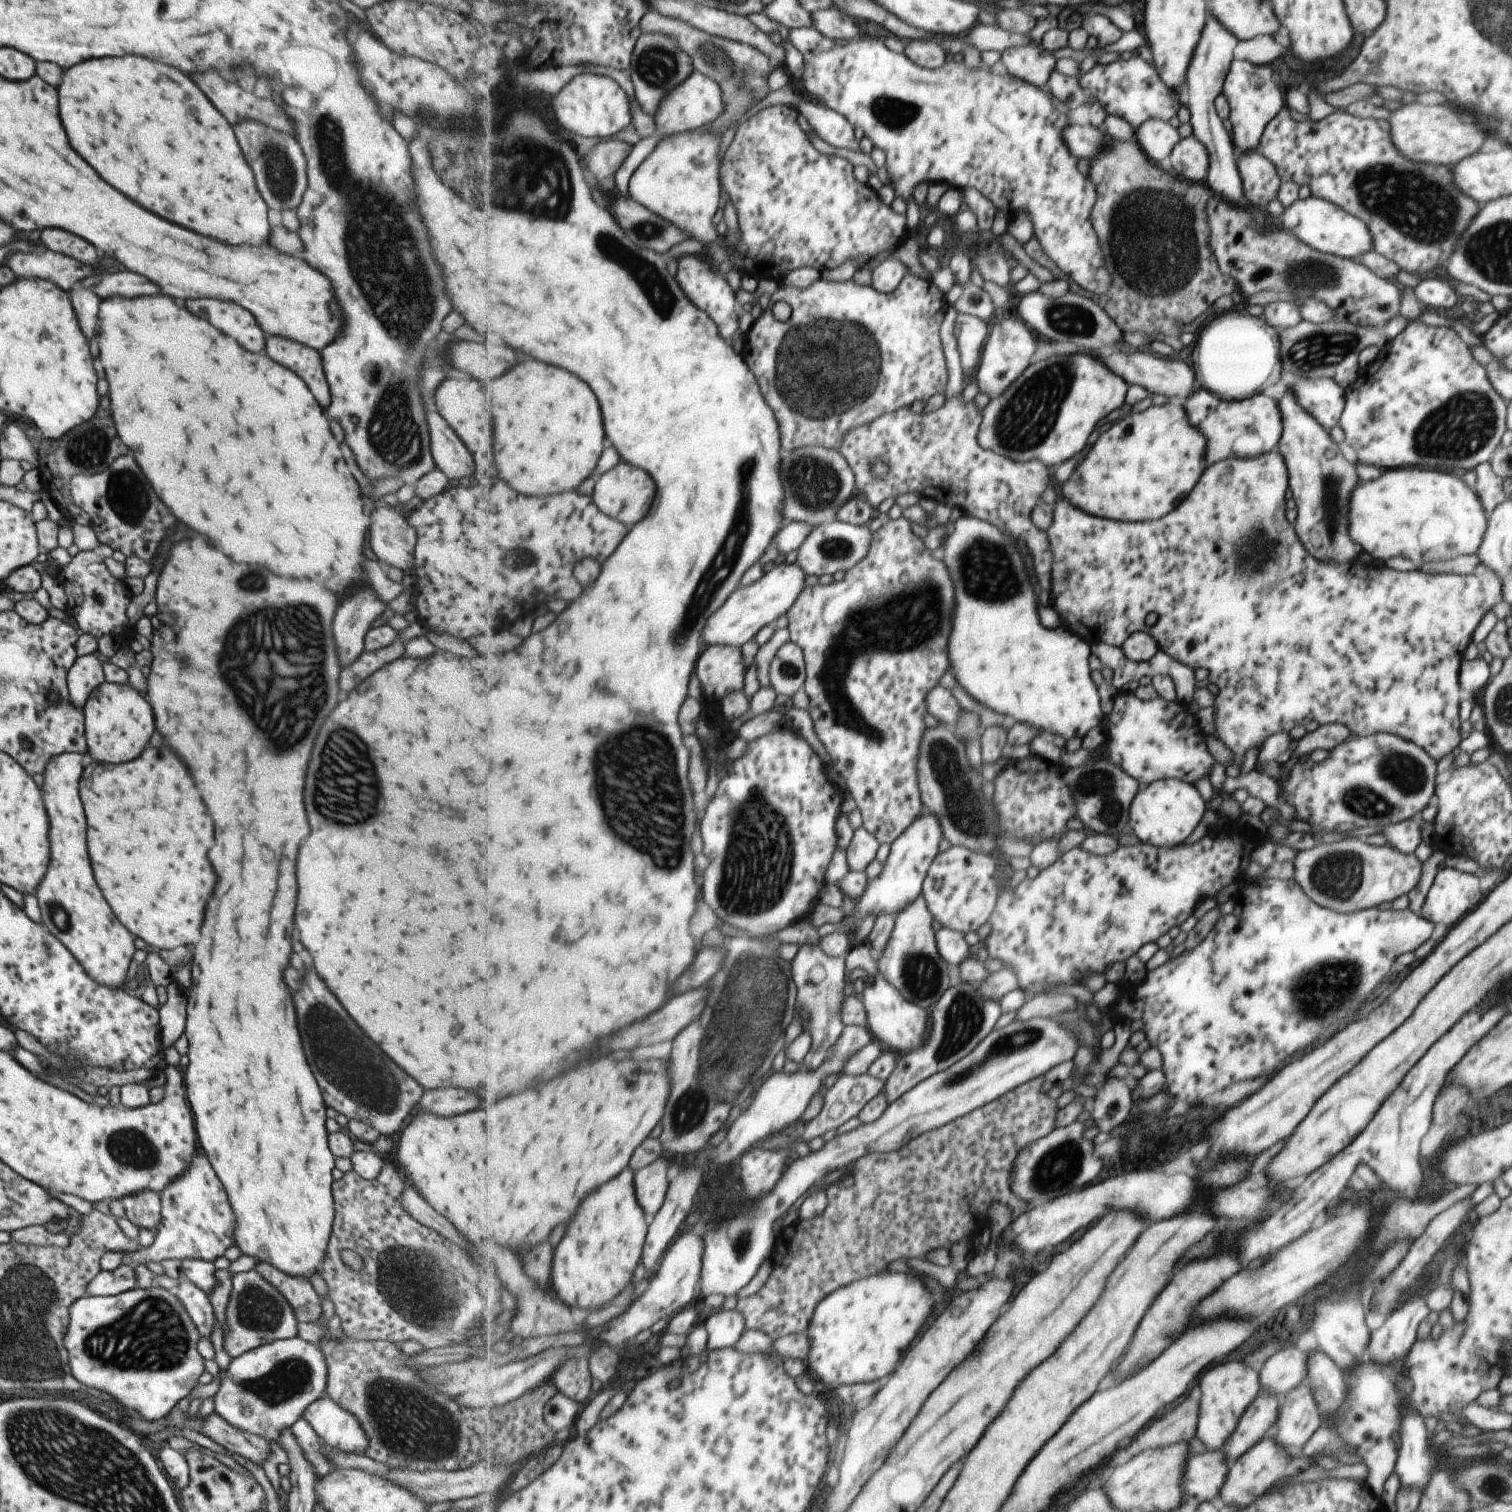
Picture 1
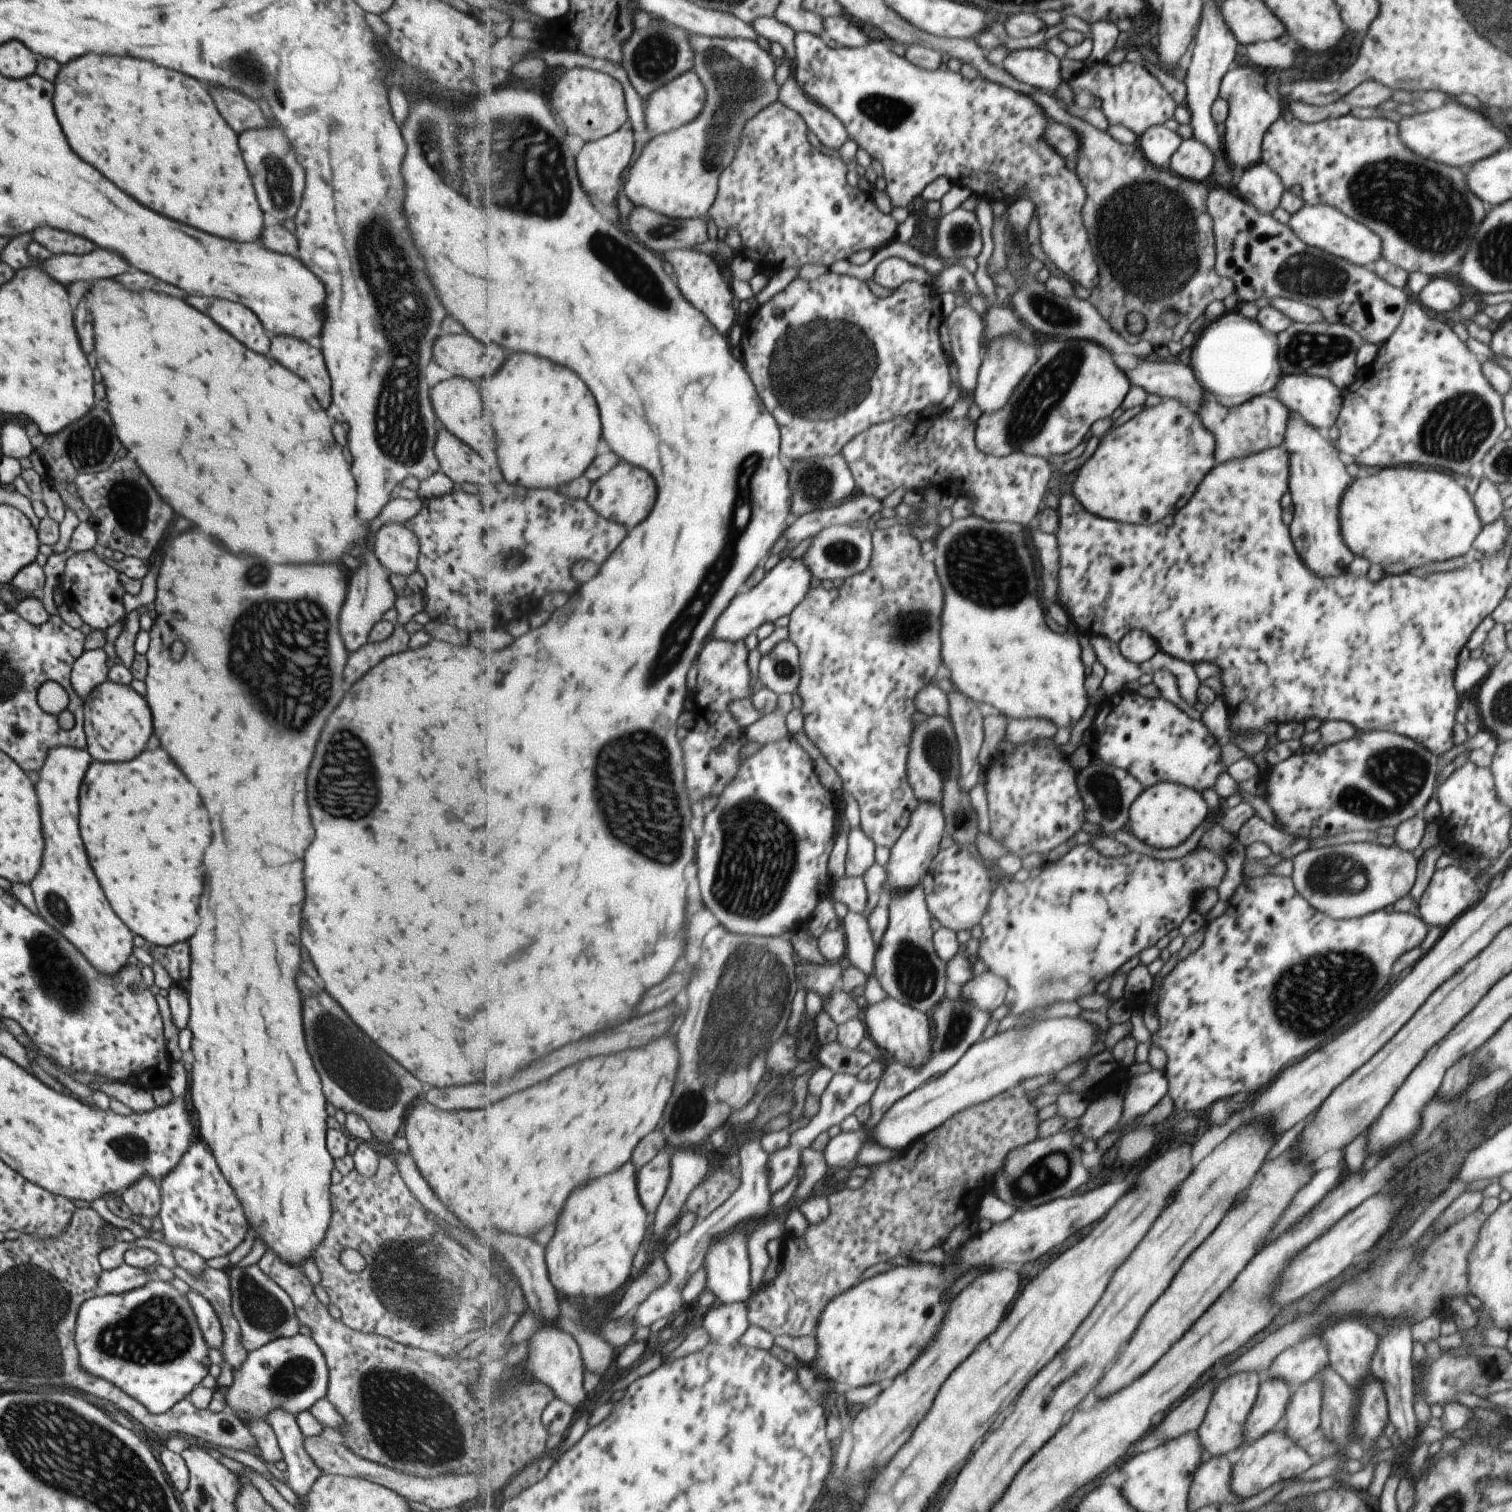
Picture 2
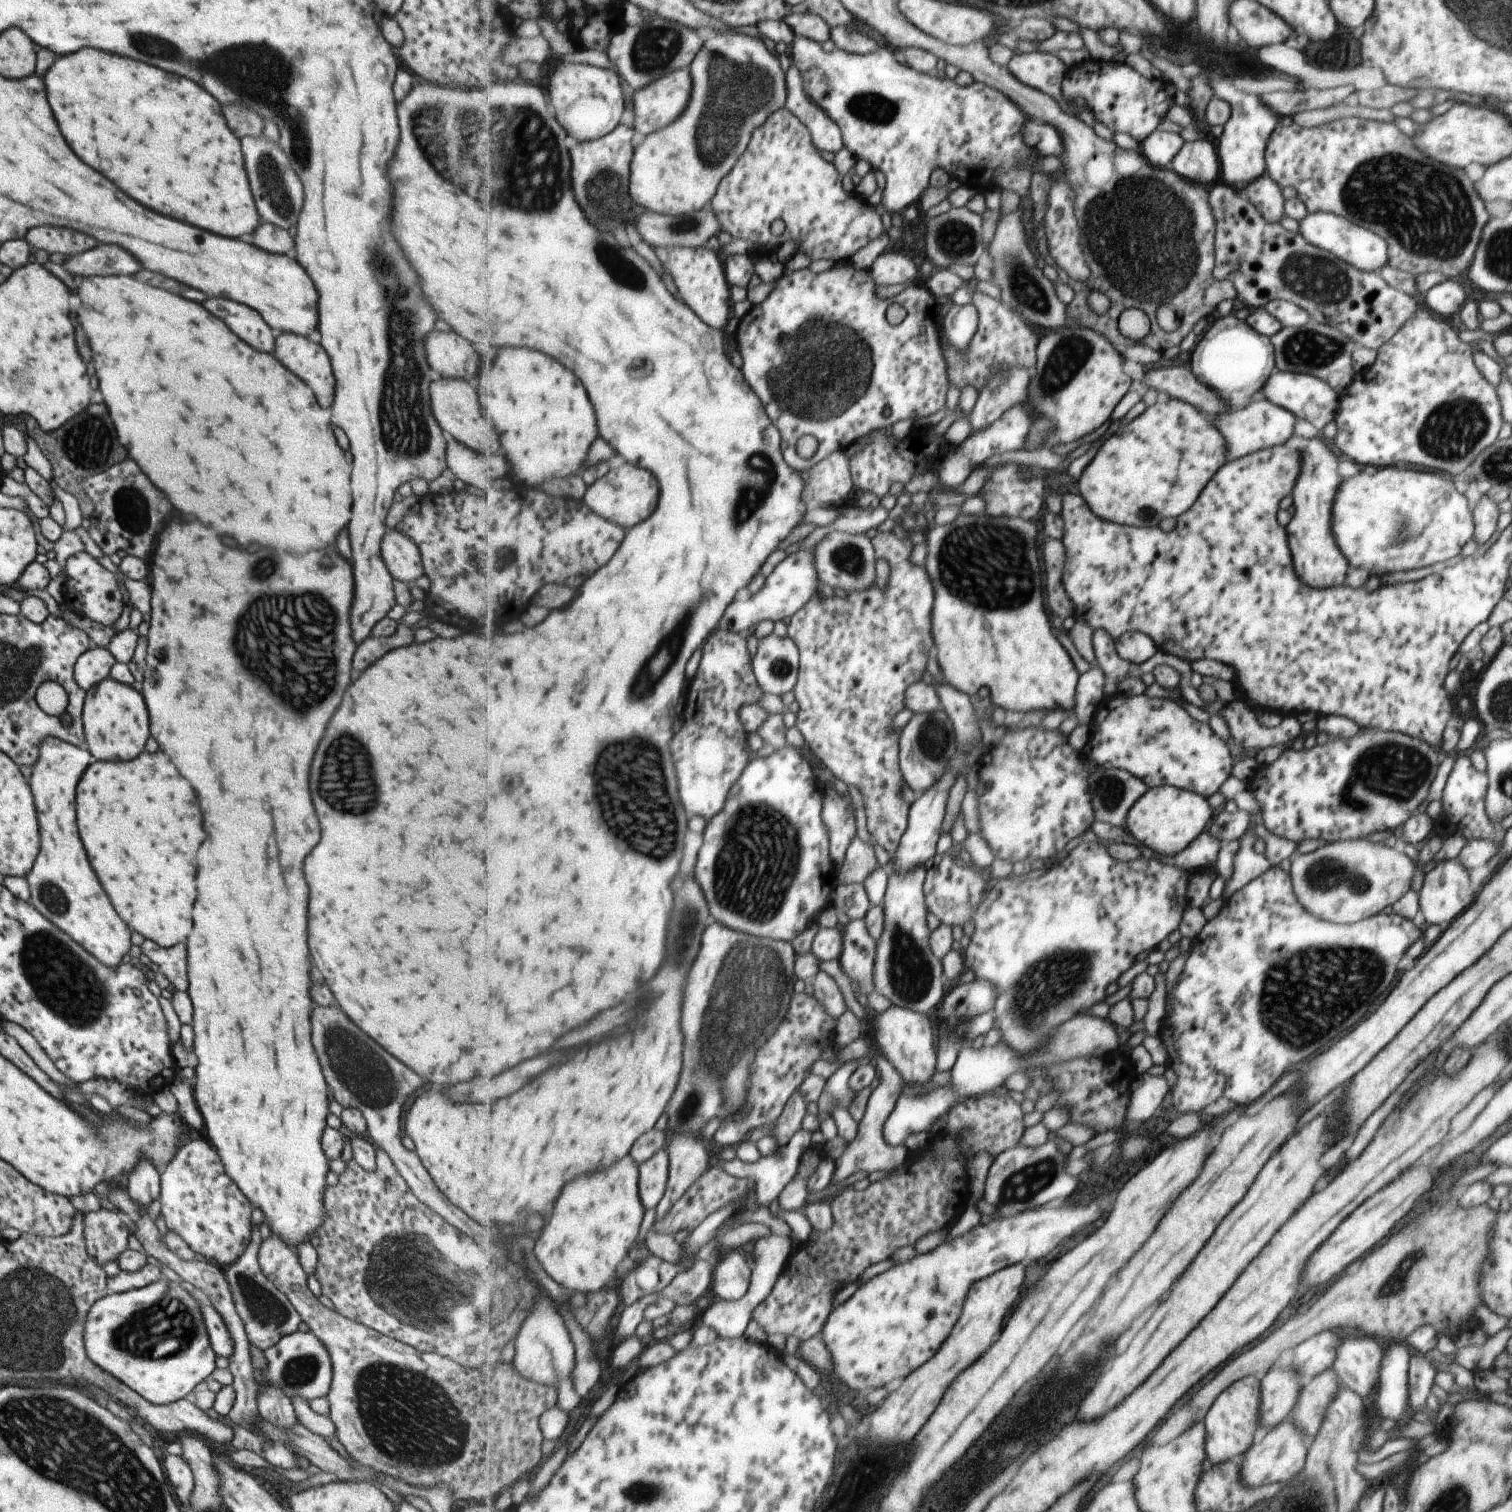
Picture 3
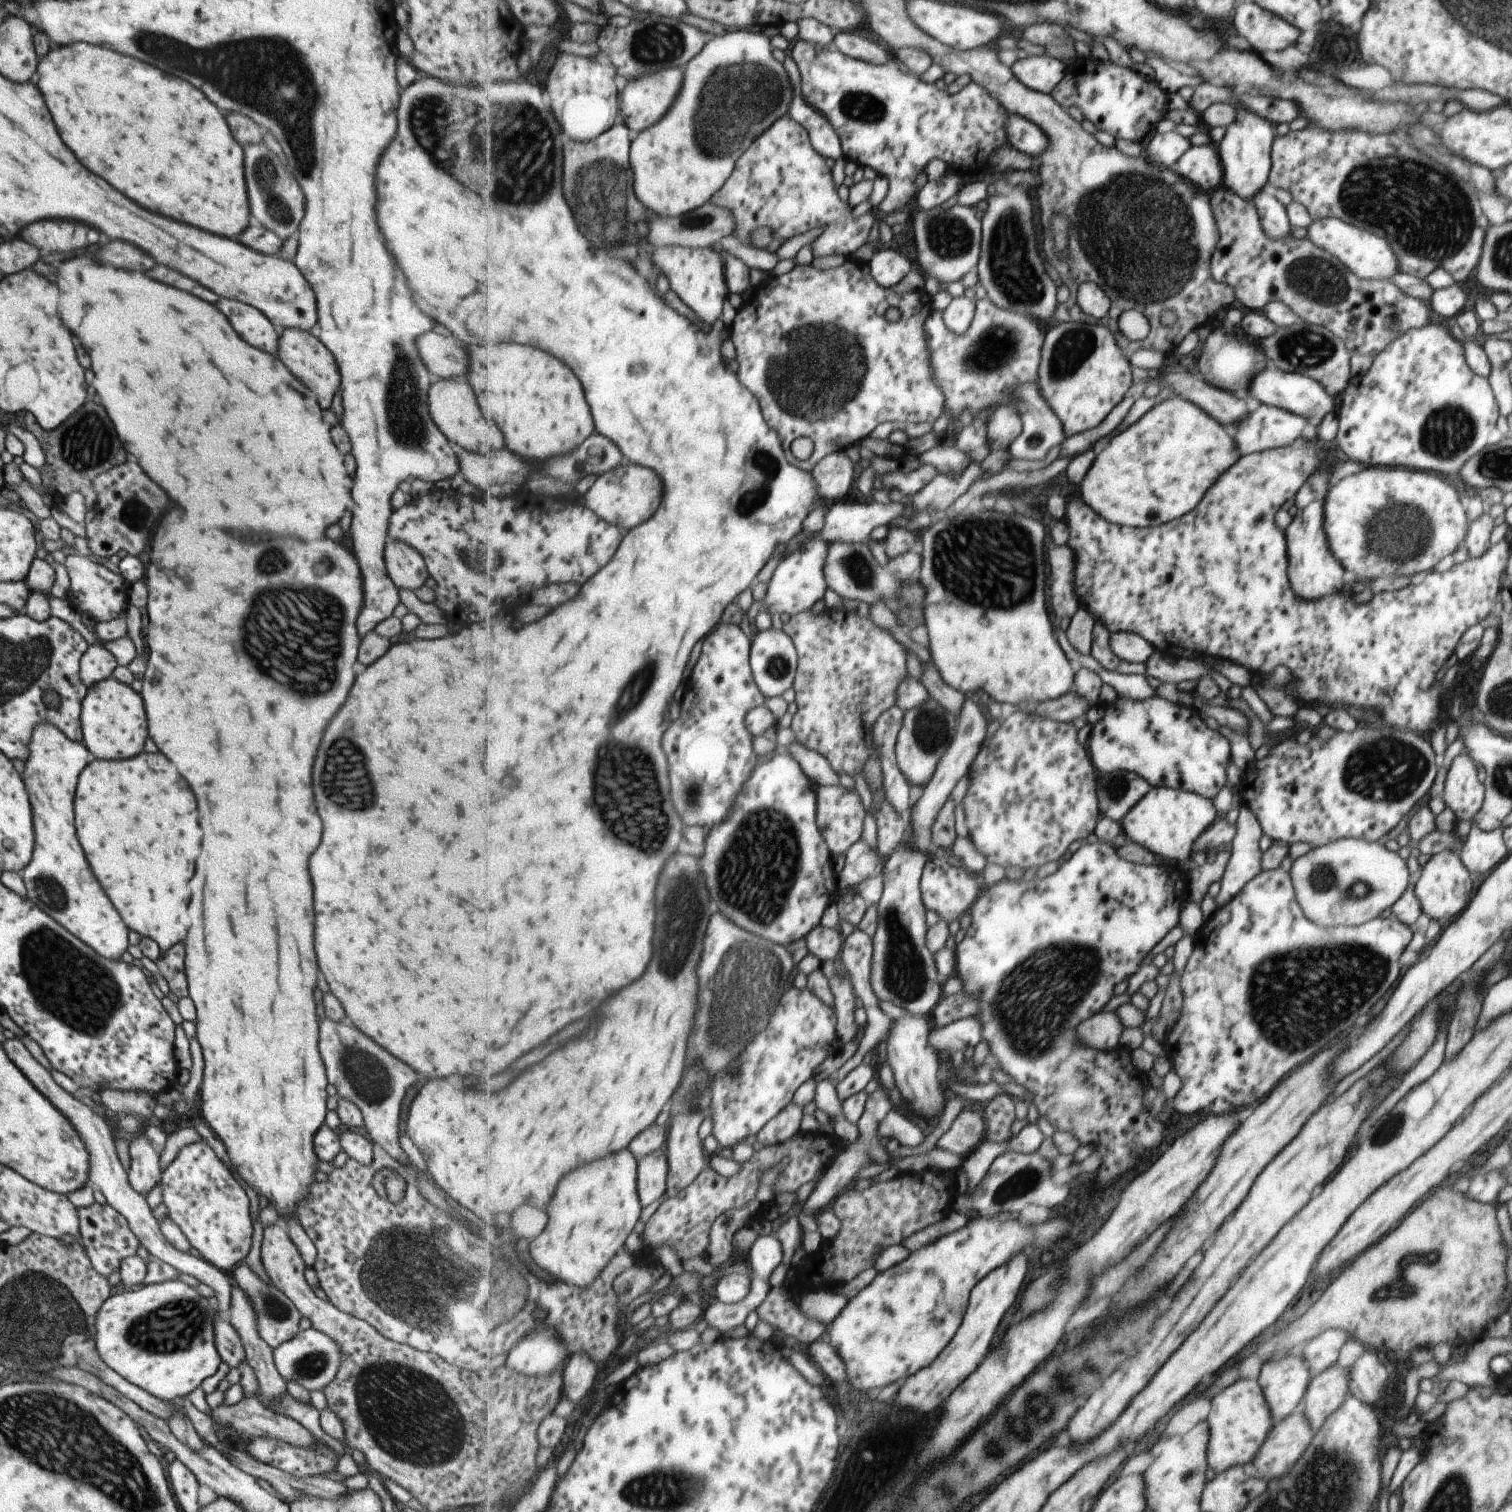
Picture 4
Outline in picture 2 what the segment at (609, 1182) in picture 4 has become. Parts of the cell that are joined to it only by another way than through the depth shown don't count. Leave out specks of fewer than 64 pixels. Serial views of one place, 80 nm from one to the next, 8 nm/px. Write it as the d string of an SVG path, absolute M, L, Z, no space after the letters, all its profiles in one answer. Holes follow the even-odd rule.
M629 1162L603 1180L589 1180L575 1188L575 1196L563 1208L555 1236L545 1245L546 1261L554 1287L571 1300L581 1298L582 1302L594 1296L597 1303L603 1302L632 1277L633 1260L648 1225L648 1212L638 1191L638 1171Z

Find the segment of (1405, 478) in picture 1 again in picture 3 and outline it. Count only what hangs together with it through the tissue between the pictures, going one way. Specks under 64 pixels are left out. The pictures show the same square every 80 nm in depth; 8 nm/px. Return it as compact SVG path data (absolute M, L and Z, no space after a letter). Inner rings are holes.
M1405 466L1387 468L1372 468L1370 471L1364 469L1362 472L1345 477L1341 486L1335 491L1333 504L1331 505L1331 532L1334 535L1335 544L1338 549L1346 557L1346 561L1353 568L1363 568L1370 575L1381 576L1386 572L1413 572L1415 569L1424 569L1434 567L1446 567L1450 563L1455 562L1459 558L1459 552L1463 552L1463 546L1469 544L1469 538L1473 537L1474 532L1474 510L1475 504L1471 504L1471 500L1467 500L1467 496L1463 492L1459 492L1459 484L1455 484L1457 477L1452 477L1441 471L1427 471L1419 468L1408 468Z

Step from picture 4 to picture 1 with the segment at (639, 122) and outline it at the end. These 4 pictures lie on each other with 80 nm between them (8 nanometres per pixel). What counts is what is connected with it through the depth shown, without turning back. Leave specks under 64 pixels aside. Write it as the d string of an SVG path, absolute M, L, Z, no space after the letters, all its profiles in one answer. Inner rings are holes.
M695 71L686 81L670 90L666 98L663 98L656 115L653 116L656 124L655 134L664 137L695 130L713 122L723 111L726 111L726 101L720 84L702 72Z

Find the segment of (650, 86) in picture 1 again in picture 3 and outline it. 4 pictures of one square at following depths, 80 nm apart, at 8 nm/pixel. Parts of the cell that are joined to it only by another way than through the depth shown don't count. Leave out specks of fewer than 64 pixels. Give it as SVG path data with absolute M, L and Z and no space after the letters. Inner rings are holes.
M651 16L643 26L626 26L615 33L610 40L607 56L617 67L618 74L638 91L668 72L689 67L703 45L694 28L662 16Z

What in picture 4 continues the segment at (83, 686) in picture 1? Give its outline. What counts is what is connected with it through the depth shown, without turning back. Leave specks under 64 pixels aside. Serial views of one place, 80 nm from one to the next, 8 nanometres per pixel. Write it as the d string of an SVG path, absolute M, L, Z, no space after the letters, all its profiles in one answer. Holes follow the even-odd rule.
M101 643L89 644L80 657L78 676L81 683L85 686L91 686L93 683L110 678L112 671L117 666L111 652L104 648Z

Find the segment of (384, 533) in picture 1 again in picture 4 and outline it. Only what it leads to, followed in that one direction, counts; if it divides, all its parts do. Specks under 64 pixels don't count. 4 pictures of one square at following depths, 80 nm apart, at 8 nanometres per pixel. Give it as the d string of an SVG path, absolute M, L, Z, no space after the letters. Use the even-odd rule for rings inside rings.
M387 540L382 556L386 574L397 590L415 591L428 578L422 557L401 542Z

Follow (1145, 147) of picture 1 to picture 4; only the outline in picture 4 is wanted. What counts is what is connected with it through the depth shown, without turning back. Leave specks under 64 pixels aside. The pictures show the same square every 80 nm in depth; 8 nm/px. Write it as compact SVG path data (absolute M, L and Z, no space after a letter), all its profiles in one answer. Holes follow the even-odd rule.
M1177 132L1155 133L1148 143L1144 156L1151 163L1170 168L1178 163L1190 146L1188 138L1183 138Z

